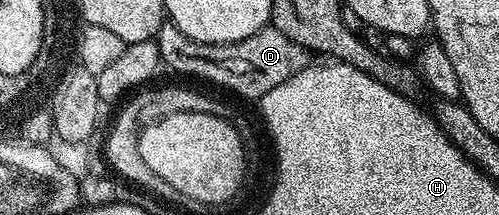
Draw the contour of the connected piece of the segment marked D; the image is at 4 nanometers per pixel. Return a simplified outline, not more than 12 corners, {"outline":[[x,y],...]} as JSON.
{"outline":[[164,22],[161,63],[246,98],[309,67],[272,26],[240,42],[198,43]]}

